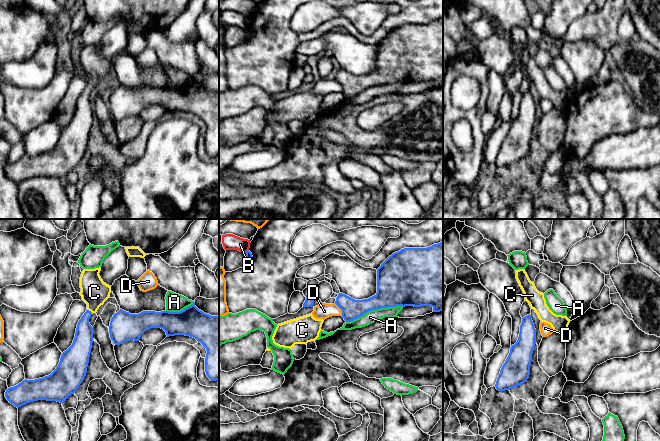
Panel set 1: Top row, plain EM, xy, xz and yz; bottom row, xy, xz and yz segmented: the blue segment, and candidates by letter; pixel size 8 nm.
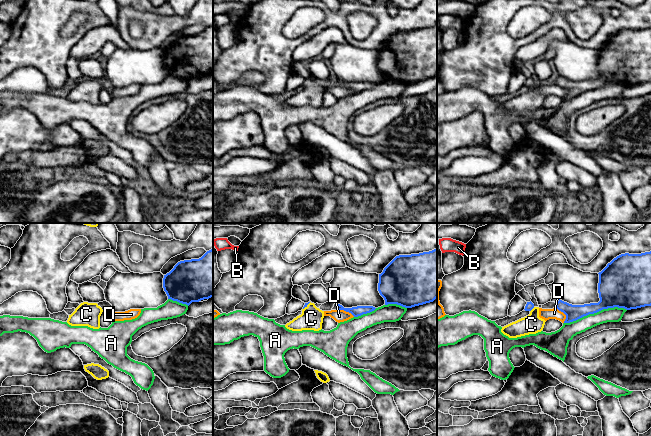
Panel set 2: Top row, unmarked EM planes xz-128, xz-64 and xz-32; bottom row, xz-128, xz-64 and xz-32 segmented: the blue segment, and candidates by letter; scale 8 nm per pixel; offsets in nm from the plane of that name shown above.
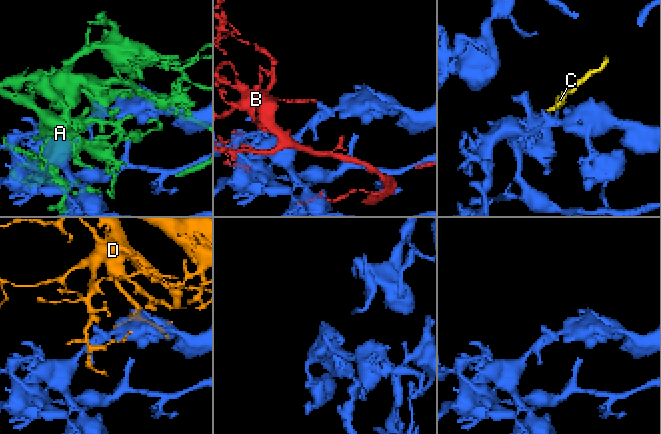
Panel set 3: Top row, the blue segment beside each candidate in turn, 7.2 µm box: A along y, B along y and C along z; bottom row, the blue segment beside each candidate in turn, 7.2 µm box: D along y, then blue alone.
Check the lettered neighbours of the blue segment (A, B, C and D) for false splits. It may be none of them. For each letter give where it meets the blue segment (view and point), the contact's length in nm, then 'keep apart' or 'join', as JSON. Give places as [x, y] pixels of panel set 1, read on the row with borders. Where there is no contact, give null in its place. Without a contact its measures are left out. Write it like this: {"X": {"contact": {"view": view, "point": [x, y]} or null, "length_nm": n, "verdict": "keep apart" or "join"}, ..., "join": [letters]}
{"A": {"contact": {"view": "xz", "point": [374, 309]}, "length_nm": 480, "verdict": "keep apart"}, "B": {"contact": {"view": "xz", "point": [247, 251]}, "length_nm": 50, "verdict": "keep apart"}, "C": {"contact": {"view": "xy", "point": [90, 311]}, "length_nm": 60, "verdict": "join"}, "D": {"contact": {"view": "xz", "point": [340, 308]}, "length_nm": 120, "verdict": "keep apart"}, "join": ["C"]}

